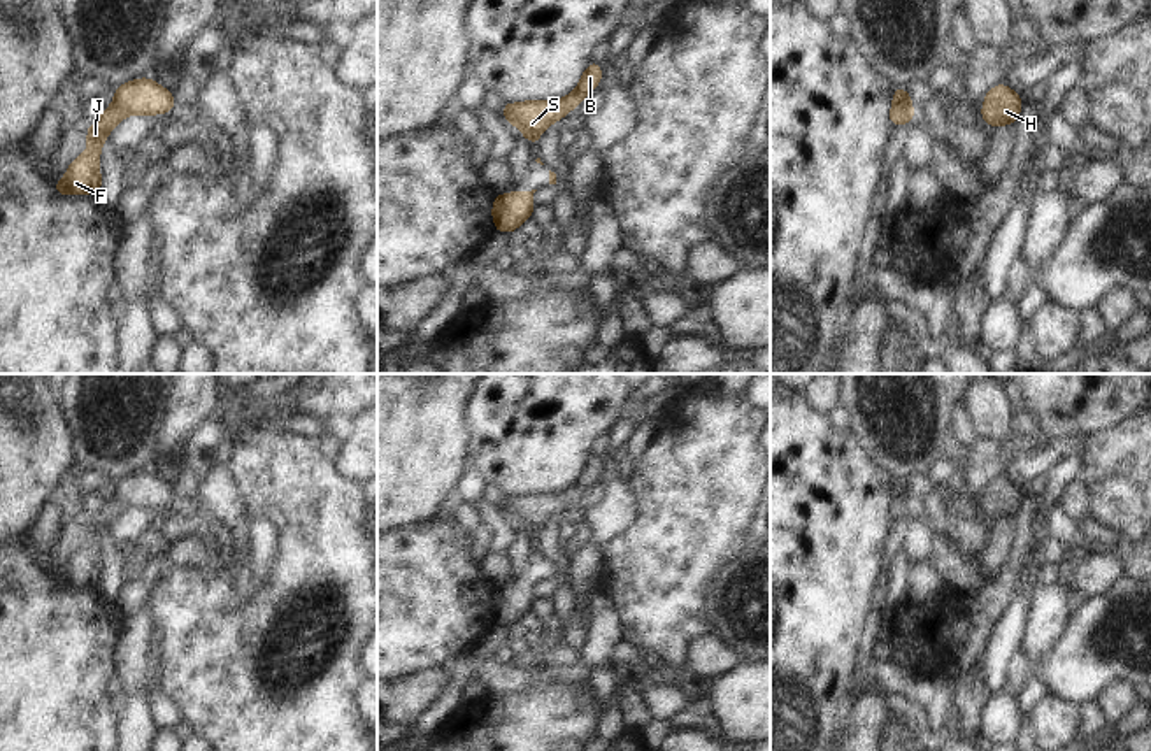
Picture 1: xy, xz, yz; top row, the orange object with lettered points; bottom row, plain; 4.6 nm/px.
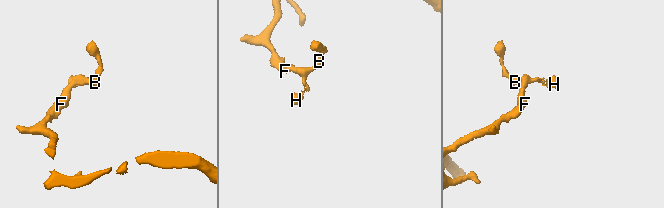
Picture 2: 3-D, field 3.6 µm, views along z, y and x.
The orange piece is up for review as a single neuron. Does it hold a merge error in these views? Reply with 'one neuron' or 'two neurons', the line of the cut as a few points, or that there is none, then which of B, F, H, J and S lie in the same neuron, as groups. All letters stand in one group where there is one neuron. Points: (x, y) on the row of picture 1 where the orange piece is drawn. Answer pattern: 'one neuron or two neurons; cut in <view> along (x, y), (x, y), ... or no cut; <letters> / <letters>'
one neuron; no cut; B F H J S

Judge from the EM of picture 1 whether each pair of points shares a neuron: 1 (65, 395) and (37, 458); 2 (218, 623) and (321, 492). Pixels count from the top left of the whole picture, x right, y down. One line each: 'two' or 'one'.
1: two
2: one

